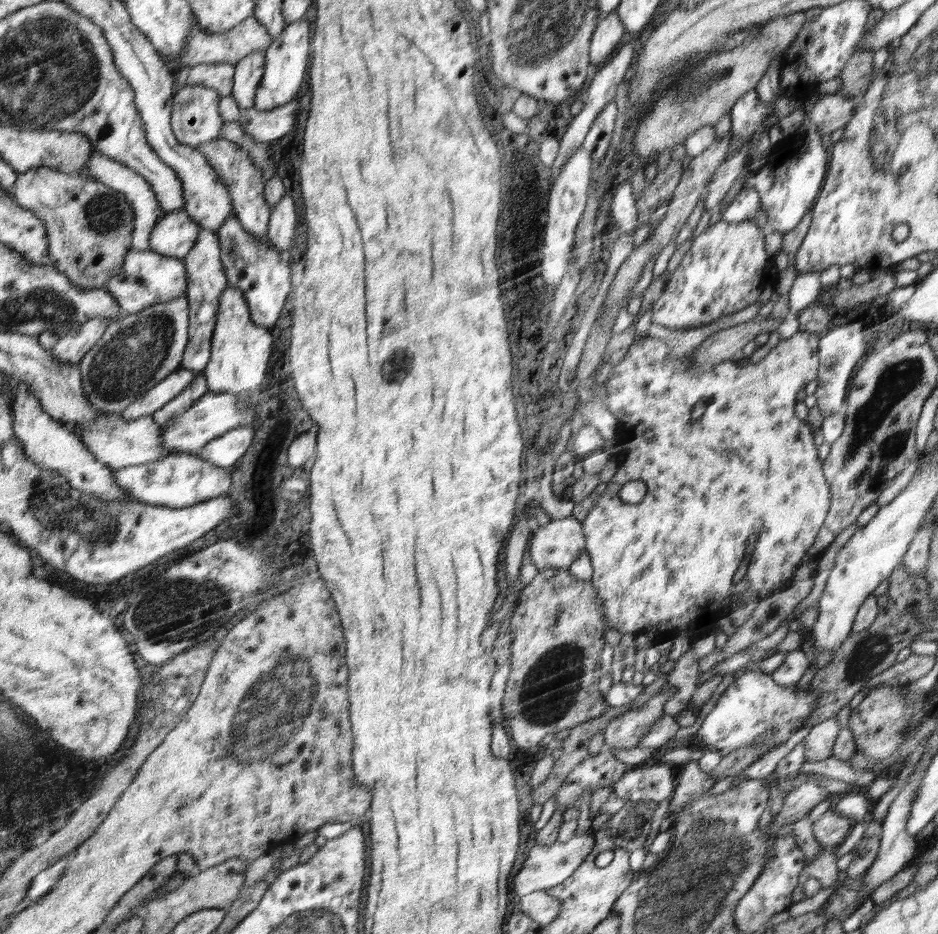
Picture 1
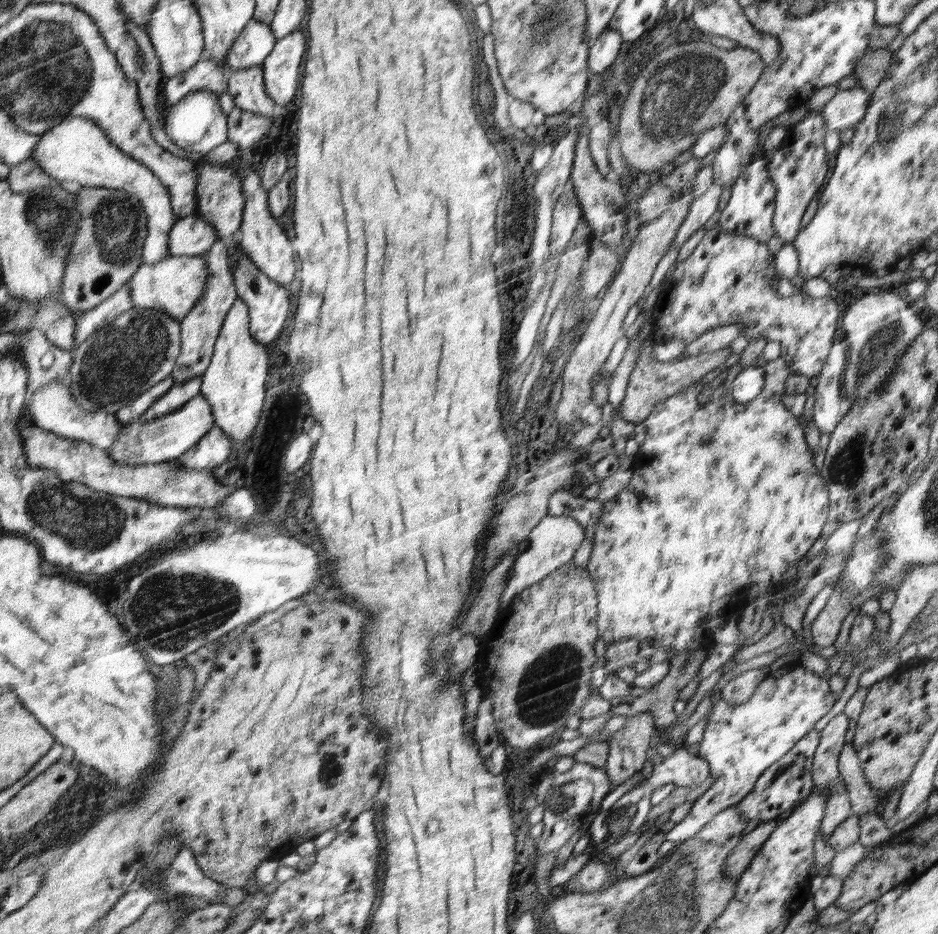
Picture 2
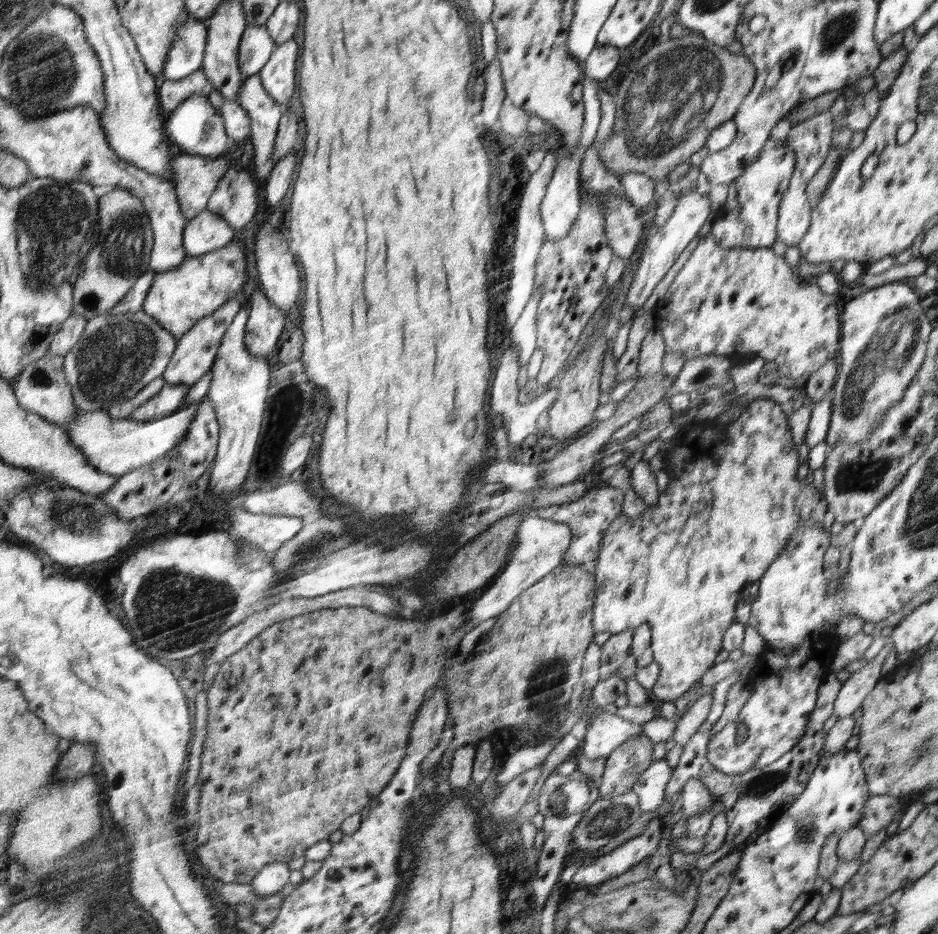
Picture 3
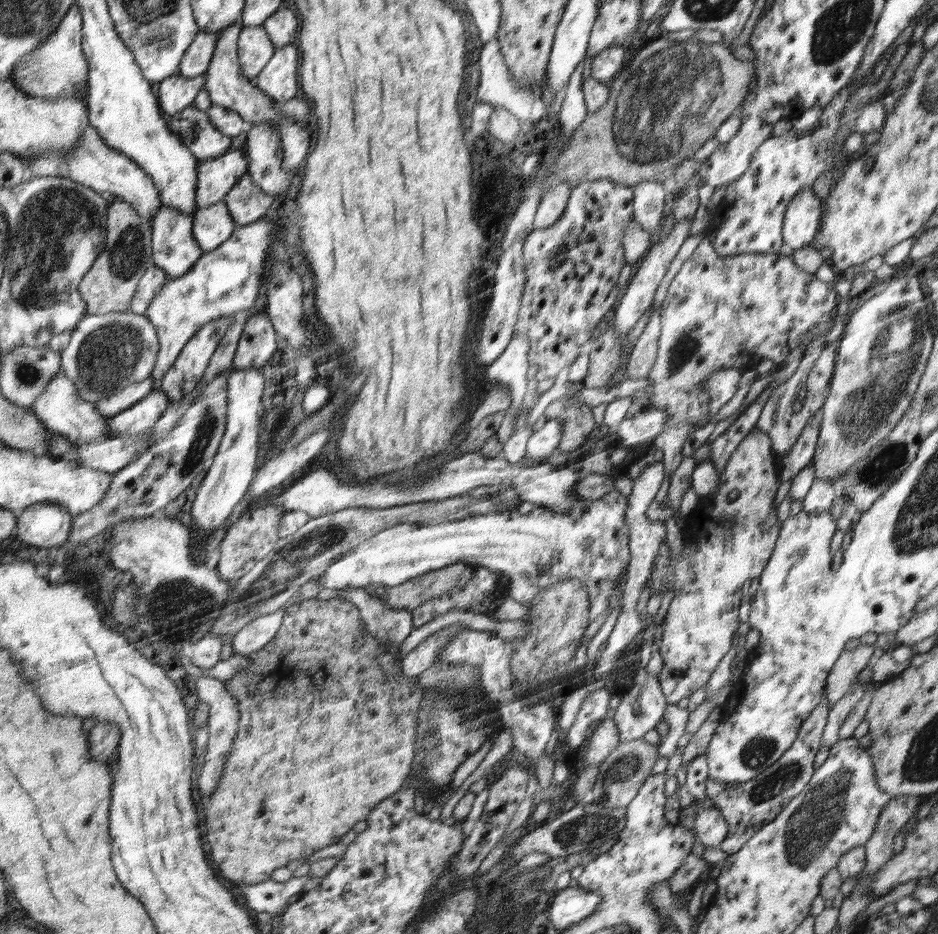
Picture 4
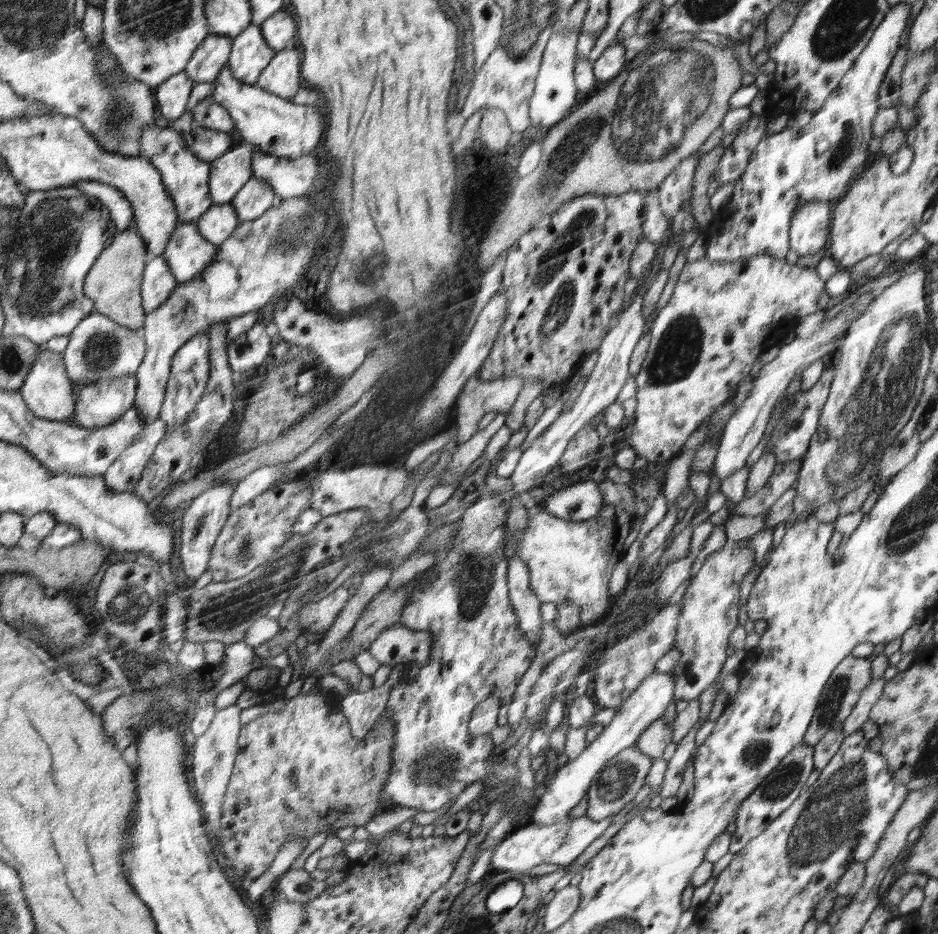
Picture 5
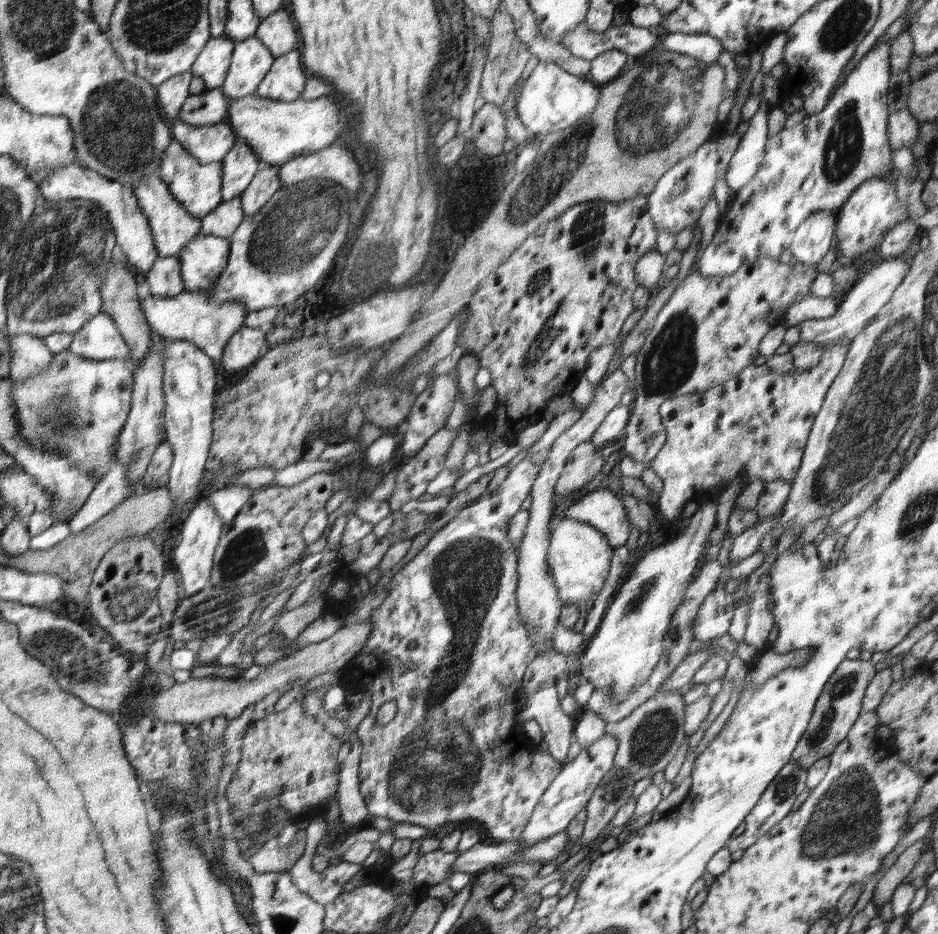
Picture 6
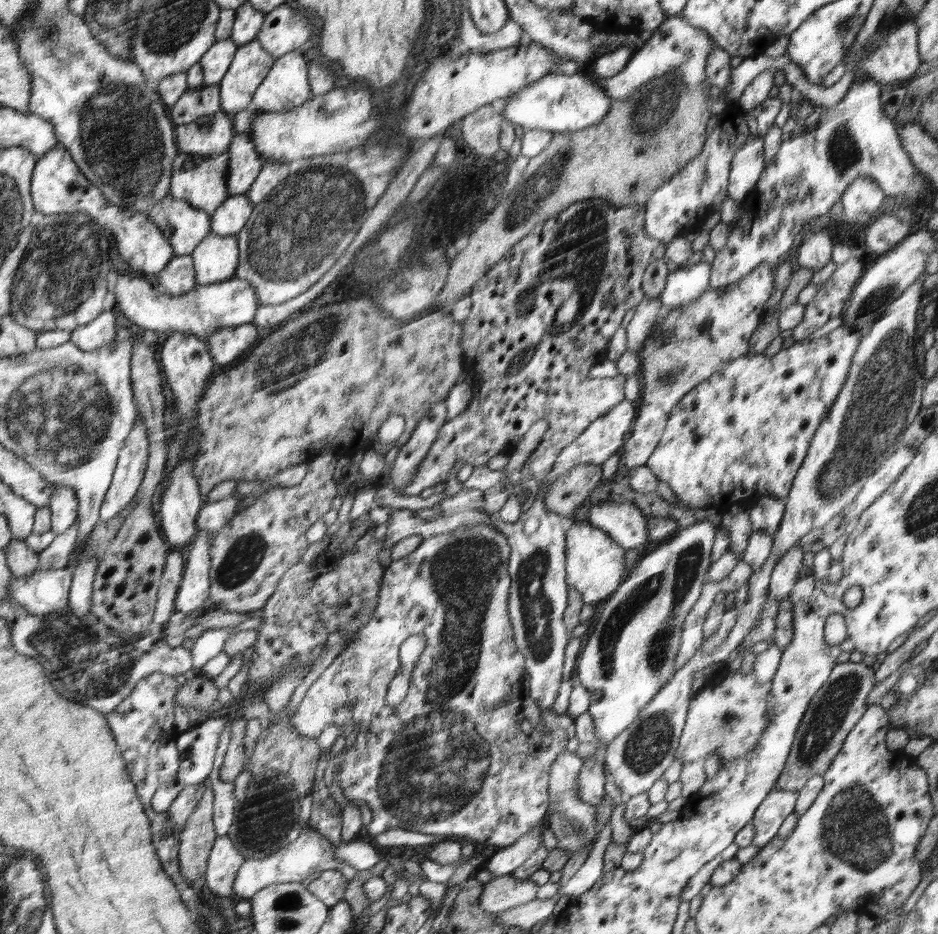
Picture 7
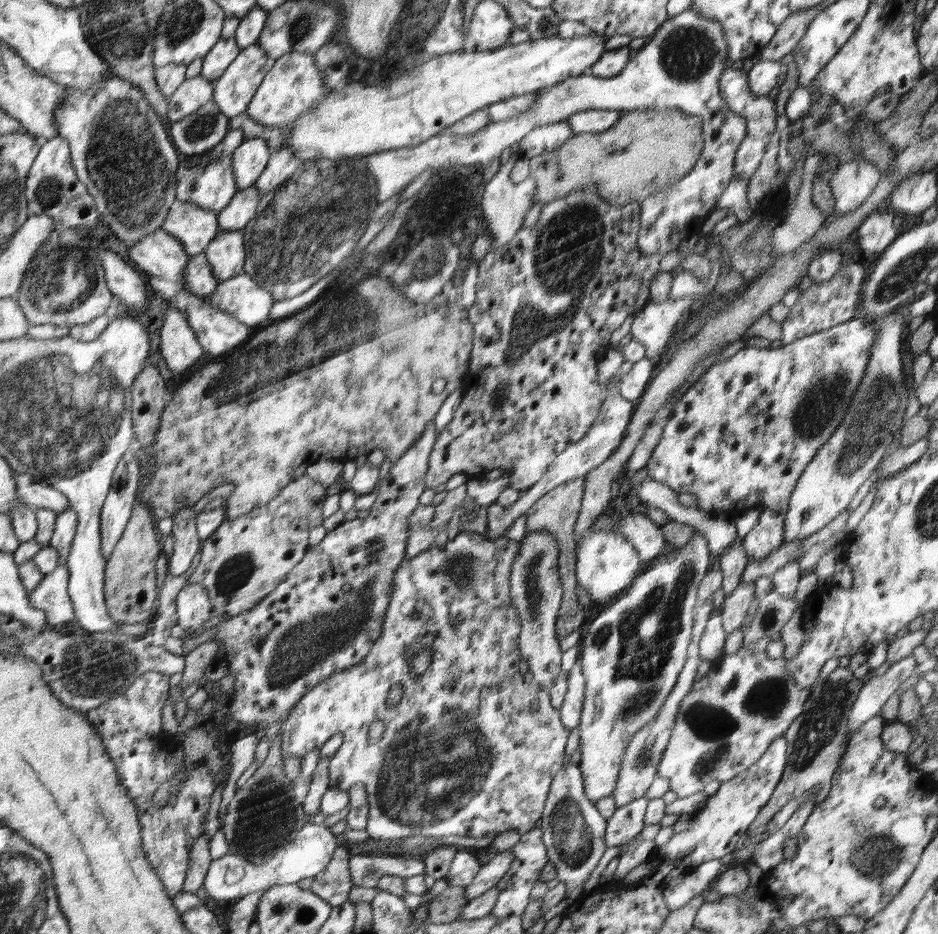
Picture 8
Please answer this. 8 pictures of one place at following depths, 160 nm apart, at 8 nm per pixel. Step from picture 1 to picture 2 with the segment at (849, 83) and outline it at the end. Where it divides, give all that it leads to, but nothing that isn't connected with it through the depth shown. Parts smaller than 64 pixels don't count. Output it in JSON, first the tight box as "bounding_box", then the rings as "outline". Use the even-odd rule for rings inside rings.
{"bounding_box":[853,47,894,93],"outline":[[[888,47],[876,51],[866,51],[865,56],[856,63],[854,70],[853,75],[857,80],[857,87],[862,87],[872,93],[886,77],[886,70],[892,63],[894,53]]]}

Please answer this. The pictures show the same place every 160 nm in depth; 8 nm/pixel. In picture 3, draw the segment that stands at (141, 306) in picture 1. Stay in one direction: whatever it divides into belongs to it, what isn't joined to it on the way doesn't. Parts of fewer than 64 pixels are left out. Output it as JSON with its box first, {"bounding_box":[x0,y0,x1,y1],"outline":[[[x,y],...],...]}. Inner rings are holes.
{"bounding_box":[143,241,246,343],"outline":[[[230,241],[218,250],[196,257],[188,256],[183,264],[166,272],[157,272],[143,302],[143,311],[152,315],[174,335],[178,343],[204,317],[219,310],[246,284],[244,241]]]}

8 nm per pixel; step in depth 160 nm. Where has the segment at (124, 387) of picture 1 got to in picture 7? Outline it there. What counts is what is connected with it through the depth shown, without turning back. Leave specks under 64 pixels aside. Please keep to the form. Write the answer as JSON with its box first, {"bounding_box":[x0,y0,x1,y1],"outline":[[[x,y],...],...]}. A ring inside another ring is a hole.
{"bounding_box":[71,310,119,351],"outline":[[[114,310],[103,311],[94,321],[71,331],[71,340],[78,348],[93,351],[113,341],[119,330]]]}

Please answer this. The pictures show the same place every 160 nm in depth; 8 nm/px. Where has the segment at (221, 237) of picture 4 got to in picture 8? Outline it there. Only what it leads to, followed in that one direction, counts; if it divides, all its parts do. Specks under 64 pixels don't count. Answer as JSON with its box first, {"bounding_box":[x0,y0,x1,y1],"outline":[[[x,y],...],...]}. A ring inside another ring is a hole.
{"bounding_box":[219,185,261,232],"outline":[[[255,185],[239,189],[230,204],[219,212],[220,232],[242,230],[256,214],[261,197]]]}

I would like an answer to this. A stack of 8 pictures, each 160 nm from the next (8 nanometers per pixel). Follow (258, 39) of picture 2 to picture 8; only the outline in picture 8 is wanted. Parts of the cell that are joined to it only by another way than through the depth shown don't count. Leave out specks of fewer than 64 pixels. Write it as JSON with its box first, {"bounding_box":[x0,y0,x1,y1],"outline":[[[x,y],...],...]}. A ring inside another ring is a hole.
{"bounding_box":[213,44,275,118],"outline":[[[258,44],[242,49],[230,68],[215,82],[213,101],[228,118],[247,112],[248,105],[275,59]]]}

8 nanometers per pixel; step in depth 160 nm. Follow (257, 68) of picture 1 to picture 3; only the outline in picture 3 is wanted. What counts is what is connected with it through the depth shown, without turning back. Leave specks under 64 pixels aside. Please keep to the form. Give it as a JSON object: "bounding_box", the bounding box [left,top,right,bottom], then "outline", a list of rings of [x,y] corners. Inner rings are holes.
{"bounding_box":[237,74,284,182],"outline":[[[256,74],[254,77],[248,77],[243,80],[242,87],[237,94],[238,104],[244,107],[251,118],[251,136],[253,148],[254,148],[254,176],[258,177],[260,182],[267,182],[270,173],[273,170],[274,162],[270,160],[273,155],[276,135],[279,129],[279,120],[284,112],[284,105],[276,102],[268,93],[266,93],[265,87],[262,87],[260,76]]]}

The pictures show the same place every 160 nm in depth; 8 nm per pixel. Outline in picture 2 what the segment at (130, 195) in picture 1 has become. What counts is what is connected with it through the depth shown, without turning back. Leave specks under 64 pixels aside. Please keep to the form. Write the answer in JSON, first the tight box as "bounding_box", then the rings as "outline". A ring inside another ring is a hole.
{"bounding_box":[34,117,175,264],"outline":[[[84,117],[65,118],[54,129],[44,134],[34,158],[45,172],[60,181],[79,182],[81,186],[98,186],[120,189],[125,194],[140,198],[149,218],[149,236],[145,238],[144,260],[156,264],[169,255],[169,234],[175,226],[175,211],[172,208],[172,194],[144,163],[132,158],[104,134],[104,130],[92,119]]]}

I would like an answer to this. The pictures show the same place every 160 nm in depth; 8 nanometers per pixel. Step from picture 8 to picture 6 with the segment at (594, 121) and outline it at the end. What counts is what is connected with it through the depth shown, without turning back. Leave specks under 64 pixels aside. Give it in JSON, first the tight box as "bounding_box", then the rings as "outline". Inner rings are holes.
{"bounding_box":[517,60,600,136],"outline":[[[540,60],[532,74],[528,76],[522,87],[522,94],[517,100],[517,115],[520,122],[526,127],[527,133],[530,136],[536,134],[550,134],[552,132],[568,129],[569,126],[579,122],[581,118],[591,114],[597,108],[600,101],[600,90],[594,84],[586,84],[584,78],[578,76],[570,76],[570,72],[563,69],[563,67],[554,64],[551,60],[544,62]]]}

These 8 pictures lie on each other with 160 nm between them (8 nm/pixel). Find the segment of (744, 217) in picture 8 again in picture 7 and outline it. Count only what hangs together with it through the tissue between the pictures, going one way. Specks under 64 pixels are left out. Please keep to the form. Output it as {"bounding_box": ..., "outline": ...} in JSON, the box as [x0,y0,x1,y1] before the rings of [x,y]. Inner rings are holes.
{"bounding_box":[728,137,765,202],"outline":[[[750,137],[731,163],[728,198],[743,202],[757,185],[765,169],[764,137]]]}

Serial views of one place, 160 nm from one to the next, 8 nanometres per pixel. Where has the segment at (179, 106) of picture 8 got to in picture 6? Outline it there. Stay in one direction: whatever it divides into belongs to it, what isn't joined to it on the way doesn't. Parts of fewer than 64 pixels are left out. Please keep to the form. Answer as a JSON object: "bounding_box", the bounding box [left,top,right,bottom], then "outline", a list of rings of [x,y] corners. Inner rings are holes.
{"bounding_box":[177,88,228,126],"outline":[[[220,88],[189,96],[178,111],[177,118],[194,126],[215,125],[228,116],[228,104]]]}

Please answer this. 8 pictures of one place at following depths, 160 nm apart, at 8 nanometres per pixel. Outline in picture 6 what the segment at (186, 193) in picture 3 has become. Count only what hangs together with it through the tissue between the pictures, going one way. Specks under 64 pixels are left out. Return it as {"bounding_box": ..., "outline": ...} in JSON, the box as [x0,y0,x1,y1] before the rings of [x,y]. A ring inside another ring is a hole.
{"bounding_box":[222,140,262,201],"outline":[[[242,140],[222,160],[224,201],[241,197],[255,178],[262,163],[251,146]]]}

